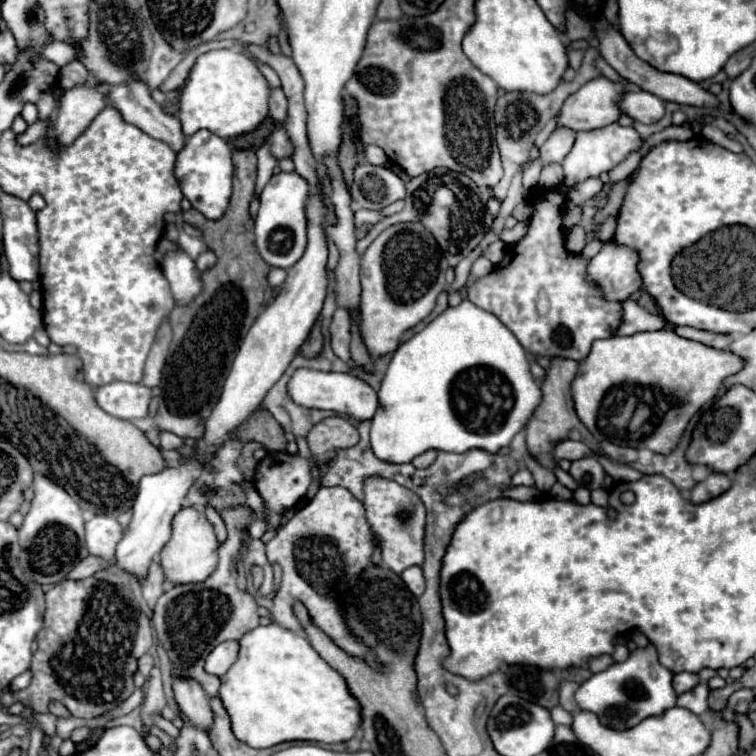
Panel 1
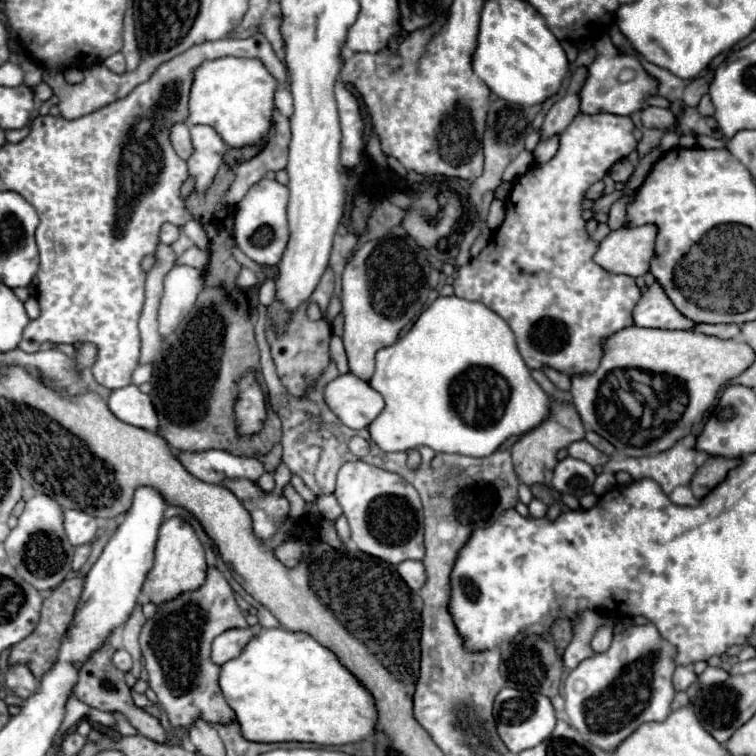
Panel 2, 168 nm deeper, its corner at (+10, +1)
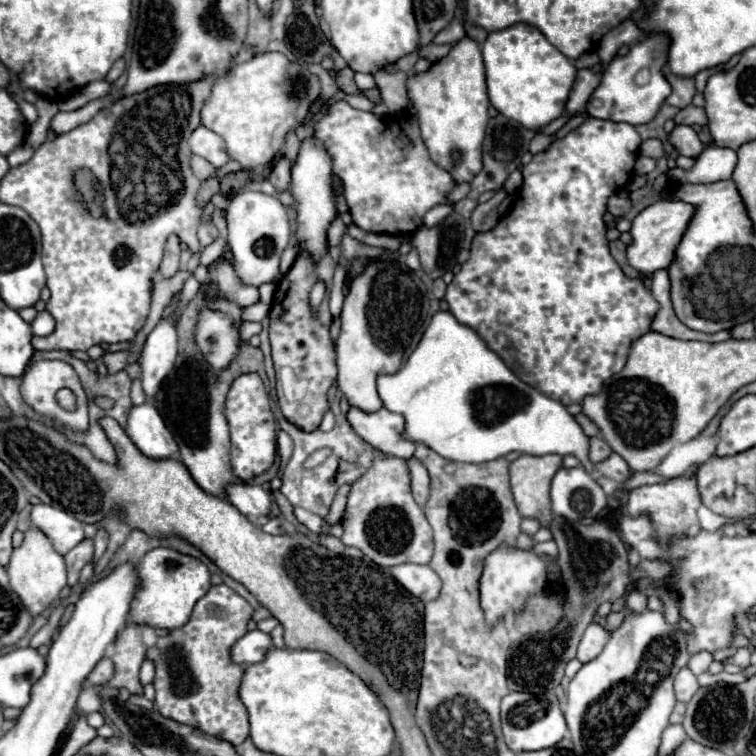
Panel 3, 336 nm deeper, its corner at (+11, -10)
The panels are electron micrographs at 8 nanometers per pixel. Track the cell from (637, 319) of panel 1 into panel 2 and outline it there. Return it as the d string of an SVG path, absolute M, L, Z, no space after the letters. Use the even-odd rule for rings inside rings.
M653 282L653 284L645 290L643 298L641 298L639 304L635 306L633 320L635 320L635 326L643 326L643 328L665 328L665 330L691 330L693 324L697 324L697 322L685 318L685 316L673 306L673 302L669 300L669 296L665 294L665 290L661 288L659 282Z

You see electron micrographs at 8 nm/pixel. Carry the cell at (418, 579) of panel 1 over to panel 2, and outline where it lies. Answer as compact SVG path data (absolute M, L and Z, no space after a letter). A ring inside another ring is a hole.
M405 560L397 566L399 576L407 582L411 590L421 590L425 584L425 566L419 560Z

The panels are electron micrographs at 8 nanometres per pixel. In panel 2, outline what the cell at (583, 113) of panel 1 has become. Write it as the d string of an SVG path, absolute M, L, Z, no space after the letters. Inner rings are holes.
M601 36L593 44L593 48L597 50L597 56L593 64L589 66L589 76L581 90L581 112L585 114L609 112L609 114L619 114L619 116L629 116L633 112L639 112L643 108L645 98L657 92L659 80L653 78L649 72L645 72L637 56L619 52L613 46L609 36Z

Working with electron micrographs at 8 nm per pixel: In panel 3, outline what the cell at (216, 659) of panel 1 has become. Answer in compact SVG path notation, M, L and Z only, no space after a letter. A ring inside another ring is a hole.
M254 629L248 631L242 639L238 639L232 649L230 649L230 659L238 665L242 663L258 663L260 659L264 659L264 651L268 651L268 647L272 647L270 635Z

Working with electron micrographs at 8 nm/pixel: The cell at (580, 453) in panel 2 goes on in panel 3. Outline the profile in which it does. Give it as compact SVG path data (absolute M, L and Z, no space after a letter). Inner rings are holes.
M612 453L608 459L596 463L594 469L600 471L602 475L606 475L606 477L612 477L612 479L618 481L618 483L626 481L626 479L632 475L630 469L628 469L628 465L624 463L624 459L620 459L620 455L616 455L616 453Z

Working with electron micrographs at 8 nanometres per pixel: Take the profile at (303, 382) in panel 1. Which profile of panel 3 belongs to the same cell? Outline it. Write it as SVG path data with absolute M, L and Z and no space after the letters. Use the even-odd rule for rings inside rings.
M350 407L346 419L354 433L372 447L402 459L410 459L414 455L416 445L404 443L404 439L400 439L400 431L404 429L404 419L400 419L400 415L392 415L392 411L384 407L374 413Z

